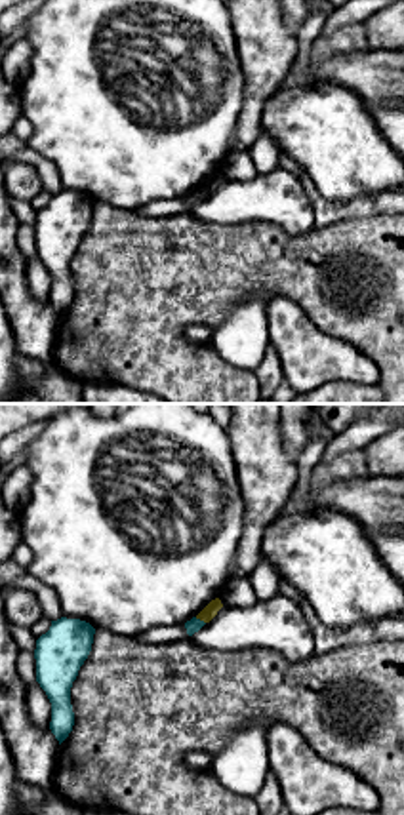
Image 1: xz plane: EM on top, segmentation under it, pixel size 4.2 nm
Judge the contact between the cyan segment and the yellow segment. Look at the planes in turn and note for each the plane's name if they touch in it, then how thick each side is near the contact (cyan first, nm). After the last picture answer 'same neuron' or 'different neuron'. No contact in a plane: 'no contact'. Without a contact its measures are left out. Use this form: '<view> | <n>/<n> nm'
xz | 60/60 nm

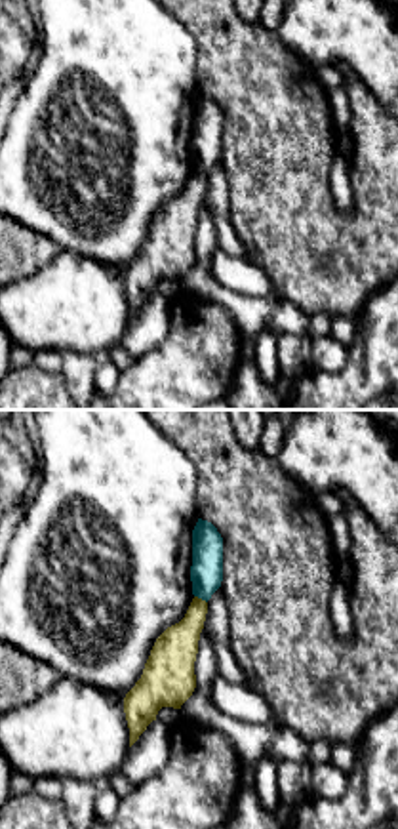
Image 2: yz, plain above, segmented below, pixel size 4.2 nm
yz | 140/180 nm

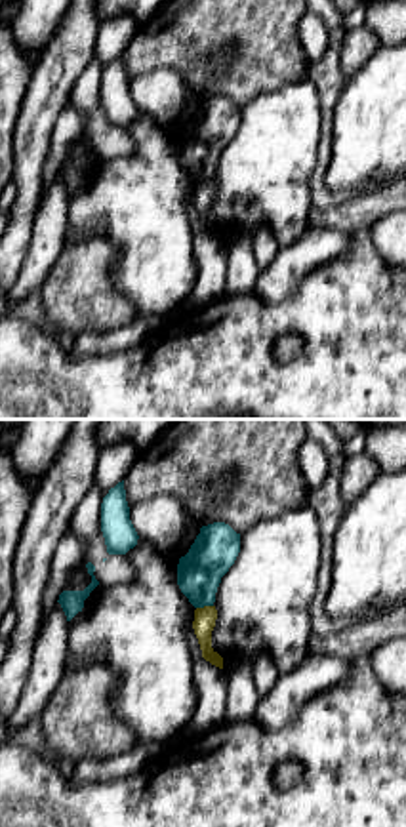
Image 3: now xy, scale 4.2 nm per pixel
xy | 190/100 nm

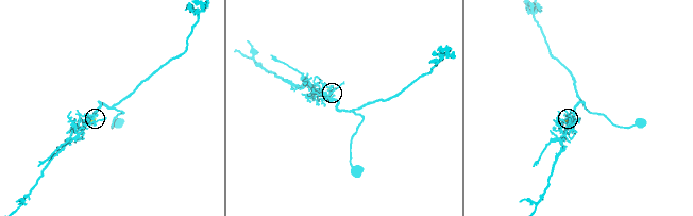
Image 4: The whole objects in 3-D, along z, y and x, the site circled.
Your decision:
different neuron

